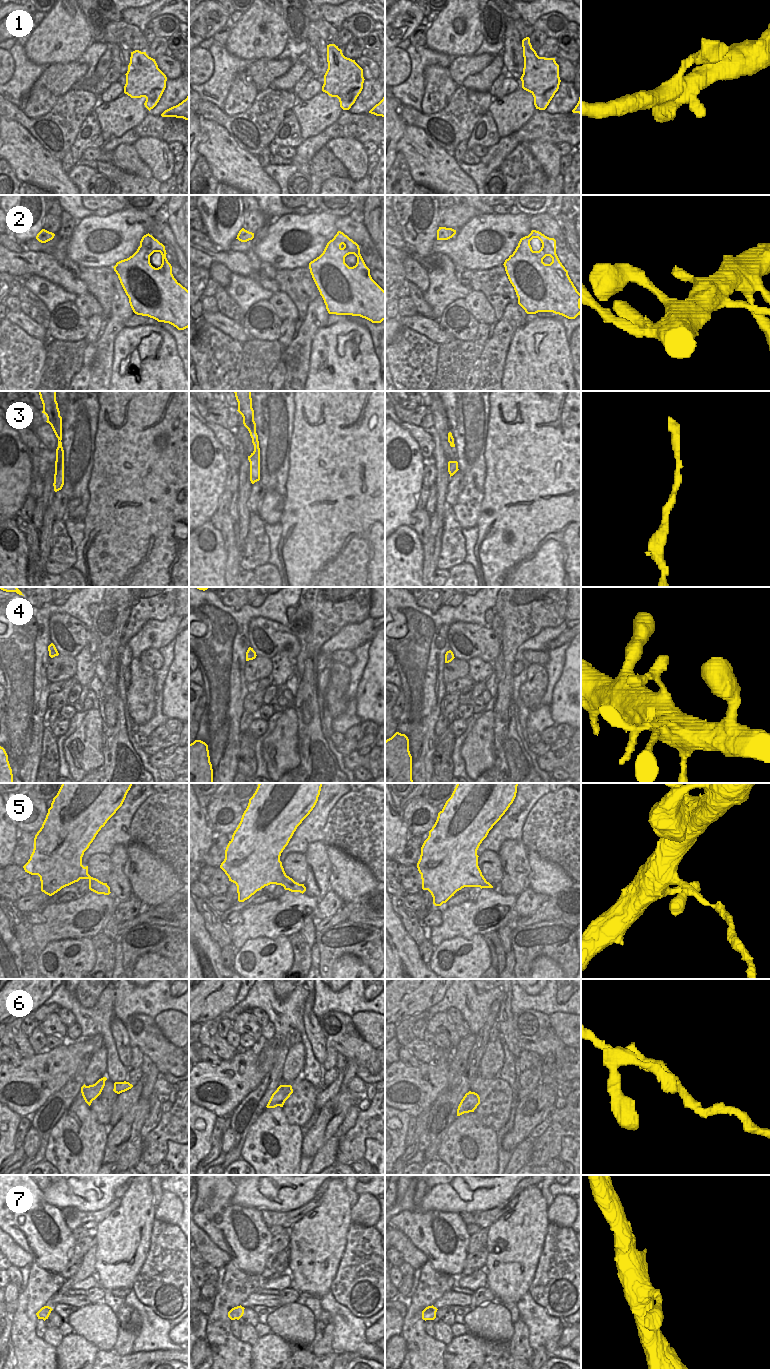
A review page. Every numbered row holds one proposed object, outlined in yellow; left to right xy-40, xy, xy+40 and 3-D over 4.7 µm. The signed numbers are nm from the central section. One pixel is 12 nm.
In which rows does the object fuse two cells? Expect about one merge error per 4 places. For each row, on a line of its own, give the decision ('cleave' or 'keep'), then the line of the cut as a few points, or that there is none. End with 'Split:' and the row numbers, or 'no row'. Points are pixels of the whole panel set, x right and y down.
1: keep | no cut
2: keep | no cut
3: keep | no cut
4: keep | no cut
5: cleave | xy+40 (482, 875), (482, 880), (478, 886)
6: keep | no cut
7: keep | no cut
Split: 5

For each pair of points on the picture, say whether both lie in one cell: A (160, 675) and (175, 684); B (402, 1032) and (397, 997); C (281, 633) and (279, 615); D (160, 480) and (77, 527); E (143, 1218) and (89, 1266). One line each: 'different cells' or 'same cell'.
A: different cells
B: different cells
C: different cells
D: different cells
E: different cells

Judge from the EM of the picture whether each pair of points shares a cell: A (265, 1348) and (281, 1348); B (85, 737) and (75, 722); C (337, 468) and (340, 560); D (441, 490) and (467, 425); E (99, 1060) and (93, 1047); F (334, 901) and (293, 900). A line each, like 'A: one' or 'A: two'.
A: one
B: two
C: one
D: two
E: two
F: two

